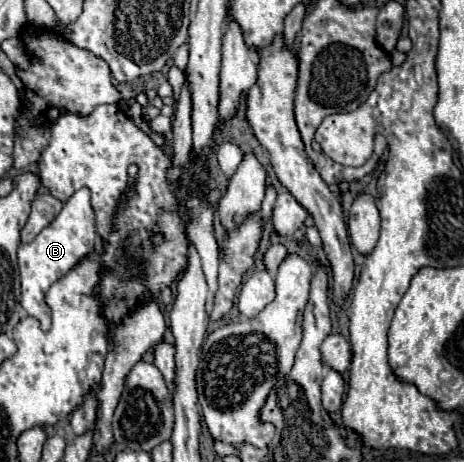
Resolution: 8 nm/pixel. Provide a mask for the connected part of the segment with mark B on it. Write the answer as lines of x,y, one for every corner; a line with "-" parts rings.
80,188
74,192
62,206
60,214
50,226
46,226
32,242
20,244
18,264
20,264
20,282
22,282
22,308
40,320
42,328
50,328
50,310
44,302
46,290
60,280
72,266
76,266
84,256
92,254
98,242
96,232
96,214
90,206
90,192

